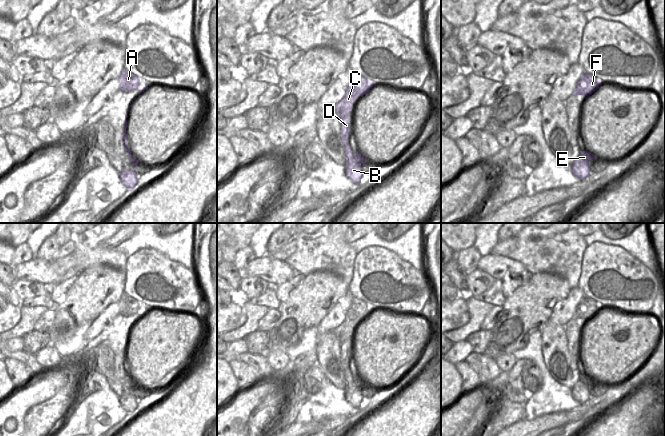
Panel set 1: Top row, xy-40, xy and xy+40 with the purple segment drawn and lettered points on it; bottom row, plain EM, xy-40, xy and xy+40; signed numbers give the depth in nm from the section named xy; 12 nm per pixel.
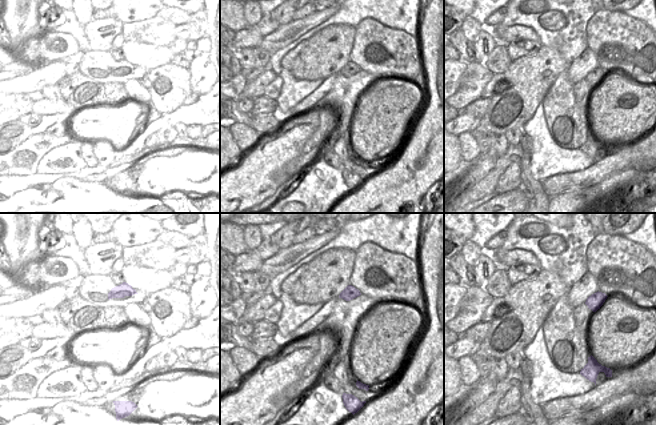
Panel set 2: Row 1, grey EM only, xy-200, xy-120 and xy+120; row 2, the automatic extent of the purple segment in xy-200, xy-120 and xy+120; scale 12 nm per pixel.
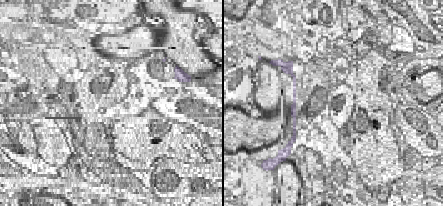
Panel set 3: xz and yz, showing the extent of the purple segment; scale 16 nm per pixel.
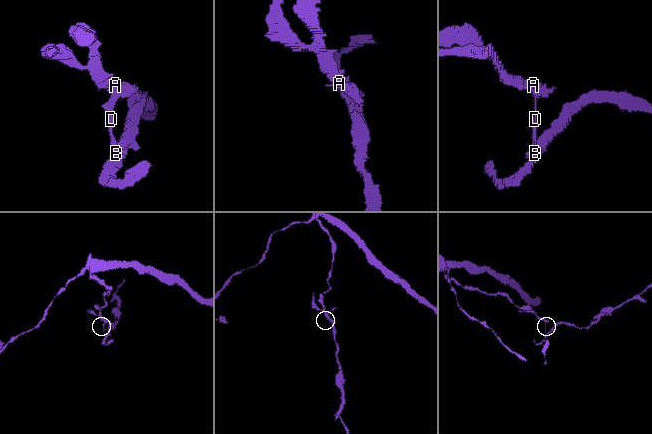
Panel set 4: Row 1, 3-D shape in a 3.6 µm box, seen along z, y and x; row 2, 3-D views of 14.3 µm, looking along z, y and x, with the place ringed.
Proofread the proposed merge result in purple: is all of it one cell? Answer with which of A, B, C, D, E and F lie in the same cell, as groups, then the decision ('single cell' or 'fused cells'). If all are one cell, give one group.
groups A C D F / B E; fused cells

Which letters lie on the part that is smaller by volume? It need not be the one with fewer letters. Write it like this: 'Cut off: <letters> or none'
Cut off: B, E

